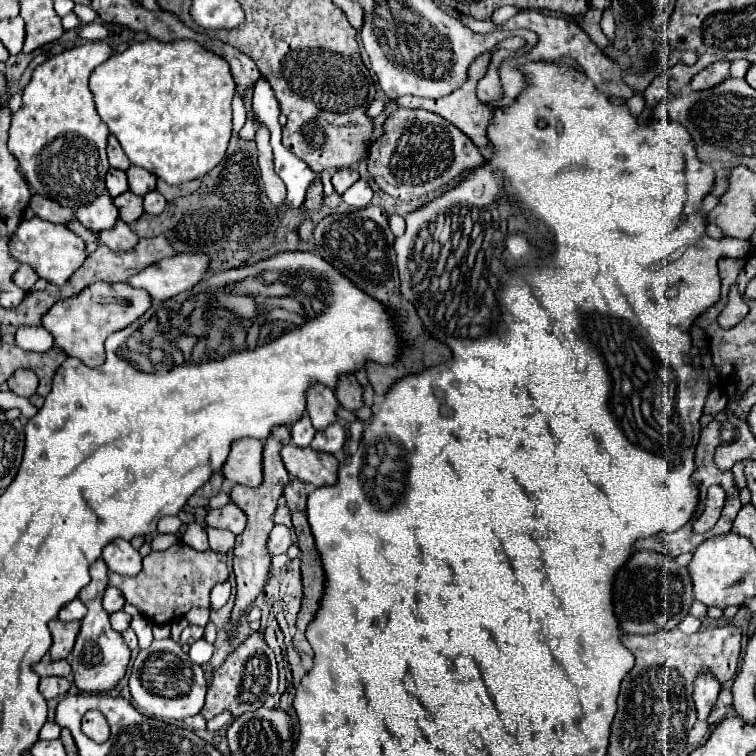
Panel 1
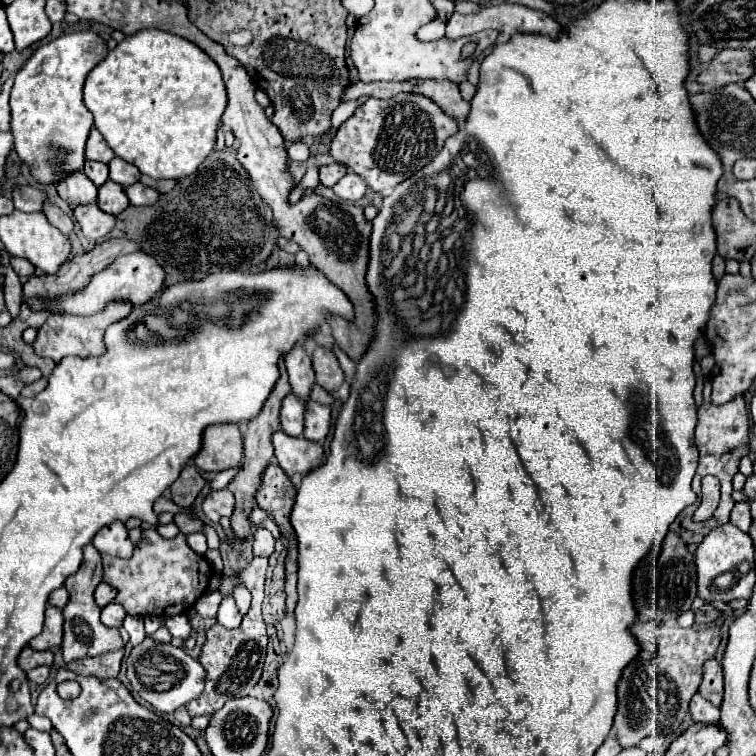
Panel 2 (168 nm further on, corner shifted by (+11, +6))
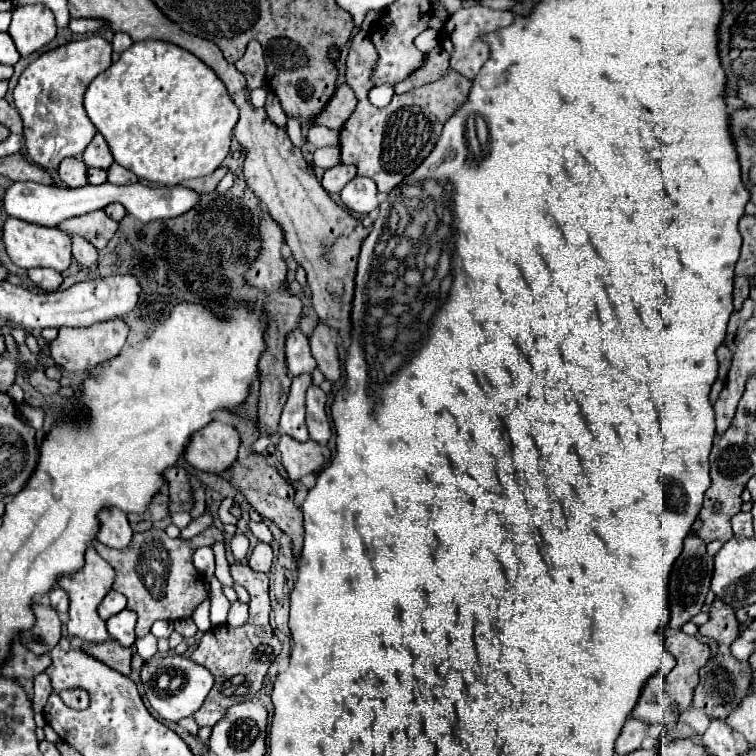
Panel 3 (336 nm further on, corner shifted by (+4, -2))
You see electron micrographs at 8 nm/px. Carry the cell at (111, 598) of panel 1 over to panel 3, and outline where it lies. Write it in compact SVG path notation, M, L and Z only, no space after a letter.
M110 590L108 596L104 596L104 600L102 600L100 606L98 606L98 616L100 616L102 620L108 620L110 616L118 614L118 612L124 610L124 608L126 608L126 598L124 598L120 592Z

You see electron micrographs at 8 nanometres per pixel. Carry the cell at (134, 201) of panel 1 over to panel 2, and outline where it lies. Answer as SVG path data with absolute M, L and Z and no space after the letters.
M107 180L107 182L99 188L97 206L99 206L103 212L107 212L107 214L113 214L113 216L121 214L121 212L129 206L129 200L125 198L123 192L125 192L125 190L123 190L117 182Z

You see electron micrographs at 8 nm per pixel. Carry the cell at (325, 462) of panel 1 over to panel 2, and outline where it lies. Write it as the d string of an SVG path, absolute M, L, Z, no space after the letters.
M285 432L273 434L275 458L287 476L309 474L309 470L321 466L323 448L317 442L307 442L303 436L287 436Z

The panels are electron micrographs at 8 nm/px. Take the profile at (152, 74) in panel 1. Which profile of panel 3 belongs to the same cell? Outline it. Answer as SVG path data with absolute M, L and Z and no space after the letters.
M160 40L134 42L120 60L90 82L84 94L84 110L96 130L106 138L118 164L132 170L138 178L174 186L190 178L212 174L230 152L232 130L238 122L238 110L226 86L208 70L200 58Z

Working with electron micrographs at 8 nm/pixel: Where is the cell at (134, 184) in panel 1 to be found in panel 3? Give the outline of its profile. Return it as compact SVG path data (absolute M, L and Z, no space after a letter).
M114 162L114 164L108 168L108 182L126 186L126 184L134 184L134 182L138 182L138 176L132 174L128 168L124 168L124 166L120 166L120 164Z

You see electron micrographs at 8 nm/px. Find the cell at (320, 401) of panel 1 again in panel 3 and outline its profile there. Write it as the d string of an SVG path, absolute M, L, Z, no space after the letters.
M300 328L292 330L292 334L288 334L288 342L286 342L286 366L288 366L290 374L294 374L294 376L312 372L316 368L316 360L310 354L308 338L300 332Z

